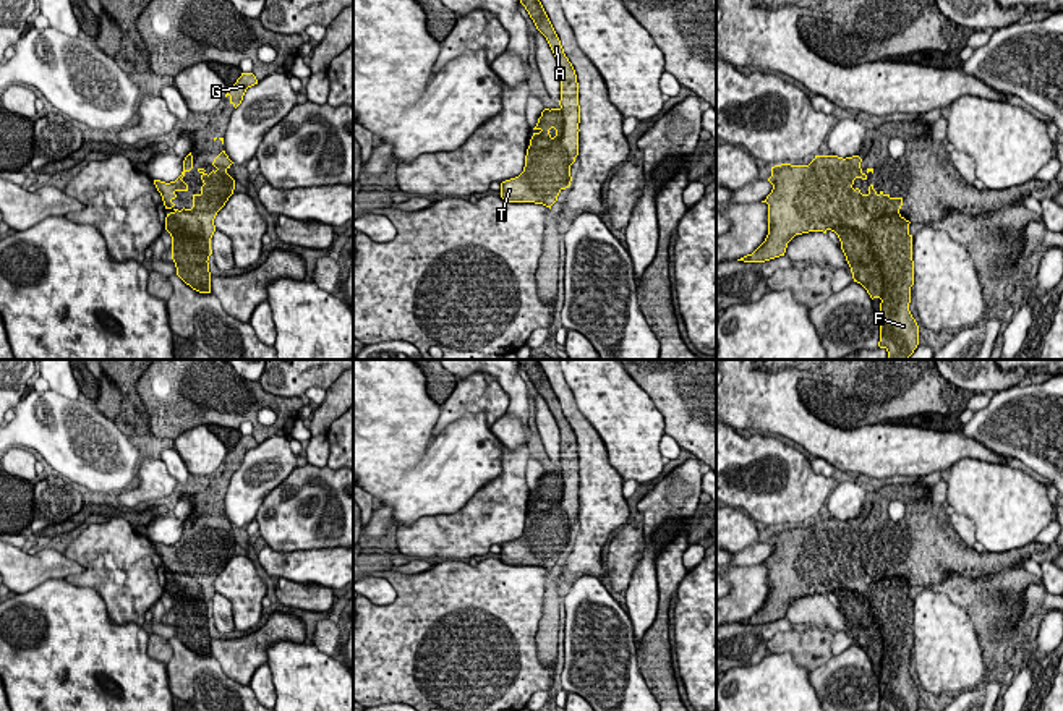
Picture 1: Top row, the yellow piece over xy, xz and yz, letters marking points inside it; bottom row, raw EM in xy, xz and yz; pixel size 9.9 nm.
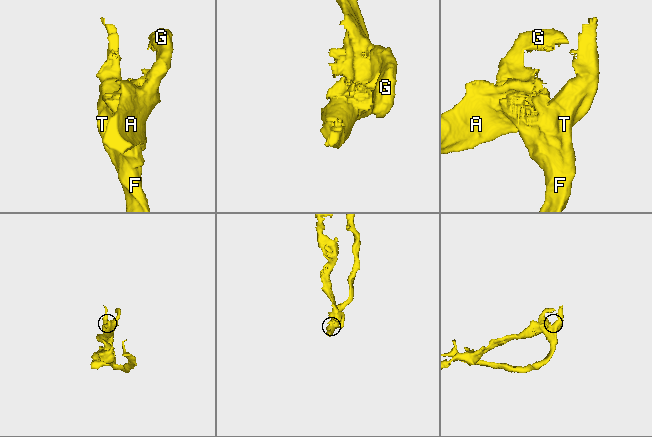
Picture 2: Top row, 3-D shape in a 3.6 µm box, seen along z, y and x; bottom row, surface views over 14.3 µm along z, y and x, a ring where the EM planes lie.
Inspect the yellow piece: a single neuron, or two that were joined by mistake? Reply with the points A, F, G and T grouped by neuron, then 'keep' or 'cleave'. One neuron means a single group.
A G / F T | cleave

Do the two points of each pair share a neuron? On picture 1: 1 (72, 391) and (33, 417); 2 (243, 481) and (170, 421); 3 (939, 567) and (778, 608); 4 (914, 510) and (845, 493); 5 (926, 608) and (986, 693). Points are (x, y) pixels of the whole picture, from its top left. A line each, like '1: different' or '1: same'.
1: different
2: different
3: same
4: different
5: different

